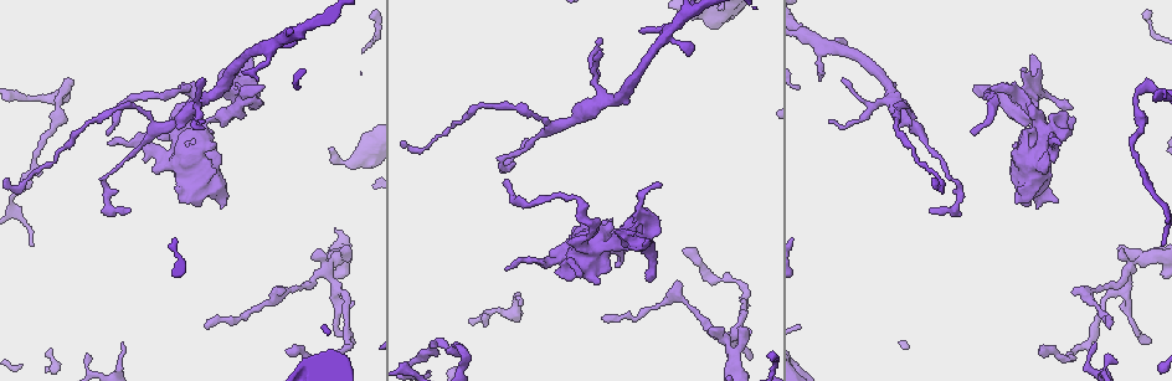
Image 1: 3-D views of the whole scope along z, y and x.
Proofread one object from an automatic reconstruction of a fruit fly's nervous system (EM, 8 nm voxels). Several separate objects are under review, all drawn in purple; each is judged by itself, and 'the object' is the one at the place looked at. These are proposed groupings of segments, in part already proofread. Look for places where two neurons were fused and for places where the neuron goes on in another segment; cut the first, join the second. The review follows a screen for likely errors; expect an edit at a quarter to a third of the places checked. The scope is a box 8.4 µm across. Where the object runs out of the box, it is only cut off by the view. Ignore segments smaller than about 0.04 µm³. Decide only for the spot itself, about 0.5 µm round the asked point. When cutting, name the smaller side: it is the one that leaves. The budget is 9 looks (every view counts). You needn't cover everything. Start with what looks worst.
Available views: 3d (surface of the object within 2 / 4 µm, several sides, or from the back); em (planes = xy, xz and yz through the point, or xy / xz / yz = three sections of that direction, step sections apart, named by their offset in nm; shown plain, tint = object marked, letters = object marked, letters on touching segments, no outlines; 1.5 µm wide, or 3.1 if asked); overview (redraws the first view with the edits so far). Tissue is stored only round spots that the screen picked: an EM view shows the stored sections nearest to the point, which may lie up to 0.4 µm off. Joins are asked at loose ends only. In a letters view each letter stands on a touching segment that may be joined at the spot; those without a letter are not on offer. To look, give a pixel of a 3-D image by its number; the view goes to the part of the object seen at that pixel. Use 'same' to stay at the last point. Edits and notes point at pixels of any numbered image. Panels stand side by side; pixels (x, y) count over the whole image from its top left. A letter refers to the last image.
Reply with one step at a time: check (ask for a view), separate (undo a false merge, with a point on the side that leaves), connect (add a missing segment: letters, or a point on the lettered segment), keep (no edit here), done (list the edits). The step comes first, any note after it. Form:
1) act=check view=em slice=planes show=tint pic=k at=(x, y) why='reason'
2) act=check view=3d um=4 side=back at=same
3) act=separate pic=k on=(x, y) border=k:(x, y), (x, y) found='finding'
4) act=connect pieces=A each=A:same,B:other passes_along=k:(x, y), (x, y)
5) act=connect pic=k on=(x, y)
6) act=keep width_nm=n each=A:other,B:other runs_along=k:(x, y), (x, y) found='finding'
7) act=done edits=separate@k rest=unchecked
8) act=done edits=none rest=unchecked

act=check view=em slice=xy step=4 show=letters pic=1 at=(1058, 142) why='tapers out'

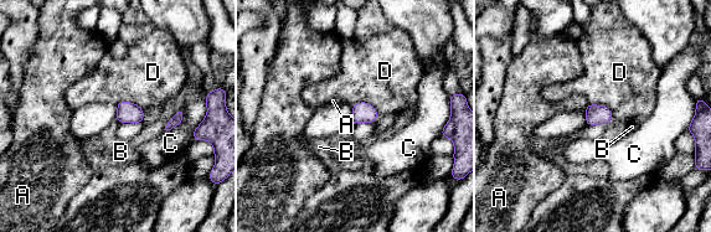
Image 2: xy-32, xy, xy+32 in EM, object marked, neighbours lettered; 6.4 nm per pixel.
act=check view=em slice=yz step=8 show=letters at=same

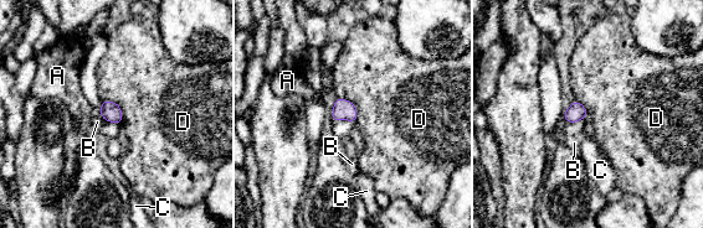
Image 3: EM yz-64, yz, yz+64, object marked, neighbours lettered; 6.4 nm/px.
act=keep each=A:other,B:other,C:other,D:other found='none of them fits'

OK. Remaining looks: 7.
act=check view=em slice=planes show=tint pic=1 at=(686, 251) why='an open end'

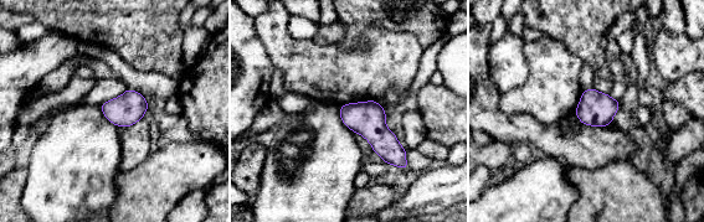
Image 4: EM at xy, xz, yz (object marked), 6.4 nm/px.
act=check view=em slice=planes show=letters at=same

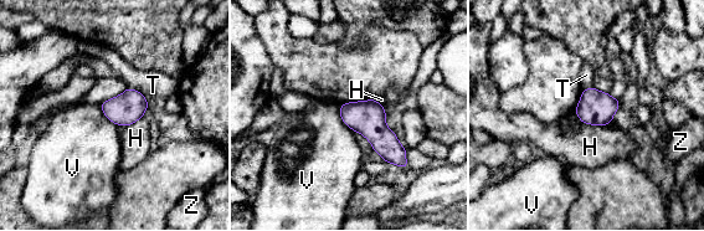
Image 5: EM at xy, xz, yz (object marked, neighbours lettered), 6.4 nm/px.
act=keep each=H:other,T:other,V:other,Z:other found='no lettered segment goes on from it'

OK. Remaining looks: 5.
act=check view=em slice=xy step=4 show=tint pic=1 at=(741, 327) why='free end'

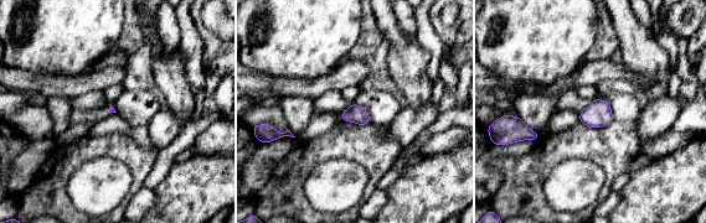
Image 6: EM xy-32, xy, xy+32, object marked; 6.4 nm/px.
act=check view=em slice=planes show=letters at=same

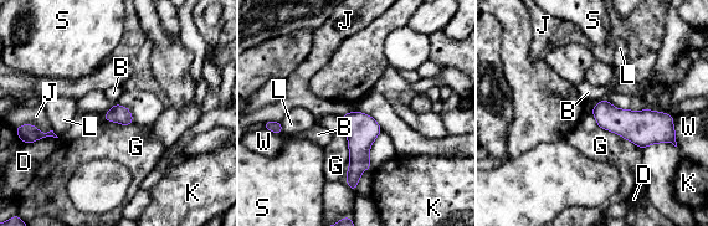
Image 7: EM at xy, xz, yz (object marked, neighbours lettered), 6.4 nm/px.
act=keep each=B:other,D:other,G:other,J:other,K:other,L:other,S:other,W:other border=7:(32, 123), (42, 132), (51, 131) found='no lettered segment goes on from it'

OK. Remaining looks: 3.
act=check view=3d um=4 pic=1 at=(605, 321)

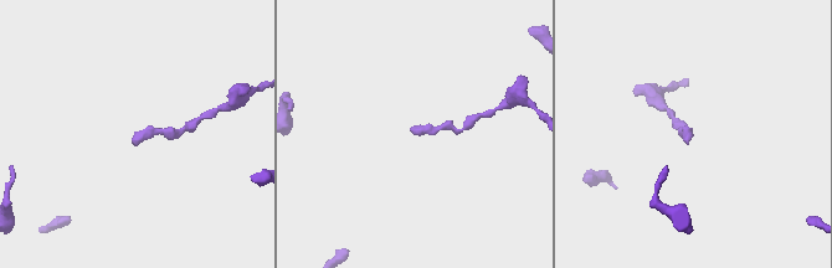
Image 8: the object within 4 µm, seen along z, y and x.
act=check view=em slice=planes show=plain pic=8 at=(133, 143)

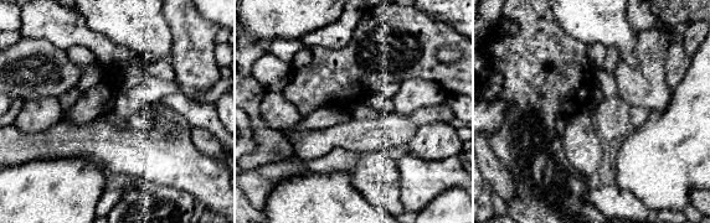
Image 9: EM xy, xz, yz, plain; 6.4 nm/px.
act=check view=em slice=planes show=letters at=same why='what lies round it'

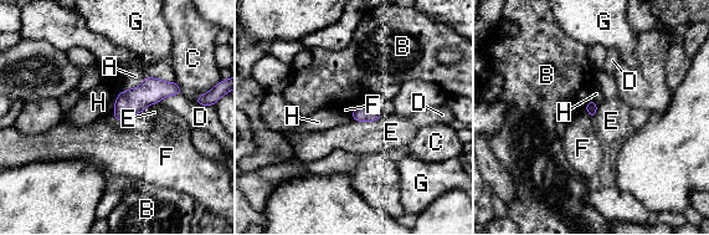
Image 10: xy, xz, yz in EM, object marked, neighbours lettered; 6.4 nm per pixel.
act=keep longest_contact=E:200nm each=A:other,B:other,C:other,D:other,E:other,F:other,G:other,H:other border=10:(112, 115), (124, 123) found='no lettered segment goes on from it'

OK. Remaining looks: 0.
act=done edits=none rest=unchecked

